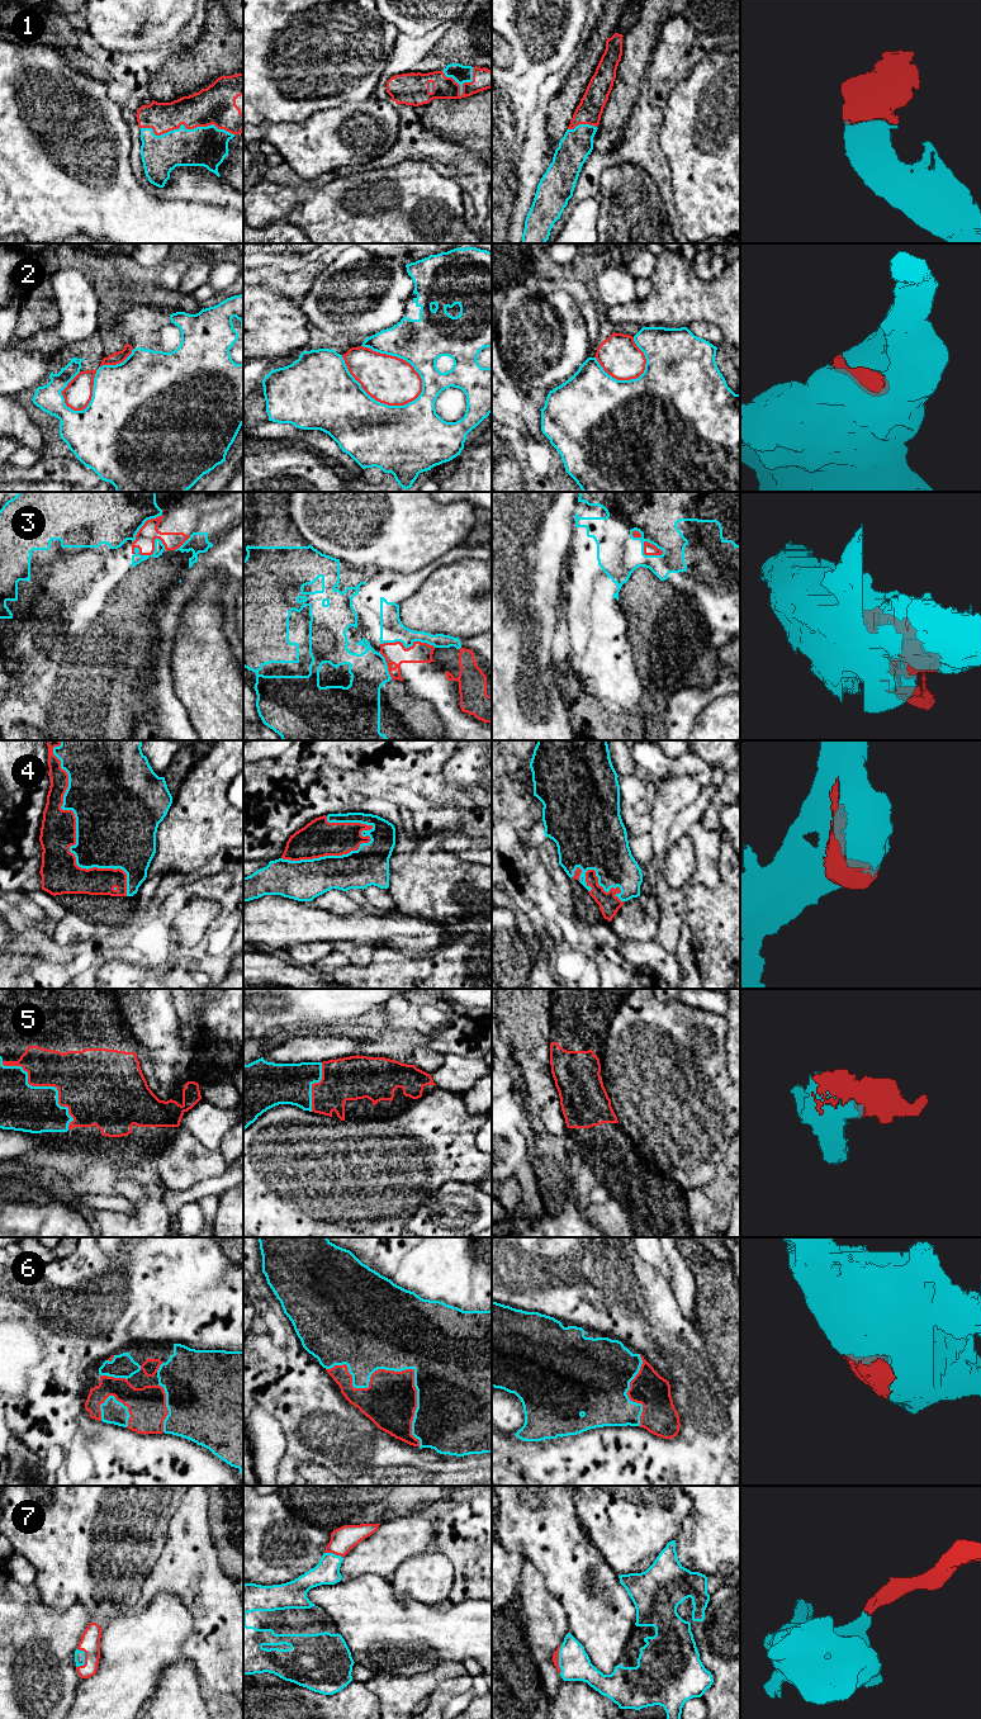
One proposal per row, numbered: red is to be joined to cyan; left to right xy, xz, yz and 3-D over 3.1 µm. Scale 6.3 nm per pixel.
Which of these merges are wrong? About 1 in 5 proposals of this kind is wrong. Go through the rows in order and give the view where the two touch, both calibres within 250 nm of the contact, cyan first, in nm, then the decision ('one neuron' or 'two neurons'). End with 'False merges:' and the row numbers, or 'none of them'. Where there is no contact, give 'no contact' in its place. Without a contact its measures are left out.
1: meets cyan in xy; 260 nm thick on the cyan side, 240 nm on the other; one neuron
2: meets cyan in xz; 420 nm thick on the cyan side, 300 nm on the other; two neurons
3: meets cyan in xy; 70 nm thick on the cyan side, 130 nm on the other; two neurons
4: meets cyan in xy; 500 nm thick on the cyan side, 220 nm on the other; one neuron
5: meets cyan in xy; 300 nm thick on the cyan side, 360 nm on the other; one neuron
6: meets cyan in xz; 500 nm thick on the cyan side, 340 nm on the other; one neuron
7: meets cyan in xy; 60 nm thick on the cyan side, 130 nm on the other; one neuron
False merges: 2, 3

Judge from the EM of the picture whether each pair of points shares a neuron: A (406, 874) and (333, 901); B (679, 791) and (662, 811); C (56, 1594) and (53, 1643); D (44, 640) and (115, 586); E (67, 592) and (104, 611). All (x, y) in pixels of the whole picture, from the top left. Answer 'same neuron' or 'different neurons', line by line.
A: different neurons
B: same neuron
C: different neurons
D: different neurons
E: different neurons

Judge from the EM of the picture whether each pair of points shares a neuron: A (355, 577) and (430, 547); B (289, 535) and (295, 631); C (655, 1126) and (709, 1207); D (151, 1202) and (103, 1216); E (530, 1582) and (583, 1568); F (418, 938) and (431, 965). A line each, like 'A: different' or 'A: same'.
A: different
B: same
C: different
D: same
E: different
F: different

